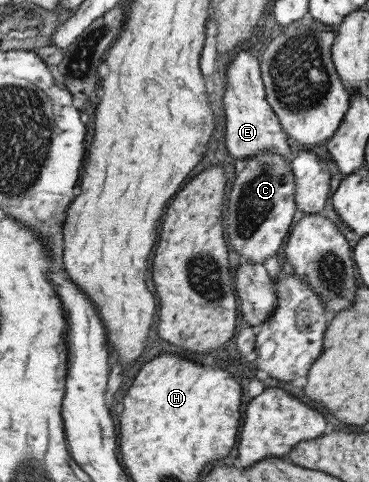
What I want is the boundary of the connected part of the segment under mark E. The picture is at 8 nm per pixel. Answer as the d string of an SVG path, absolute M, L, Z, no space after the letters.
M245 44L235 55L235 58L229 62L225 77L225 93L221 99L223 104L223 113L225 113L225 149L227 153L239 161L247 160L257 154L265 154L265 151L275 151L275 154L281 154L283 160L287 162L293 159L293 154L288 144L285 132L281 130L273 110L269 108L265 100L265 91L260 76L260 69L257 60L249 52L250 44Z

